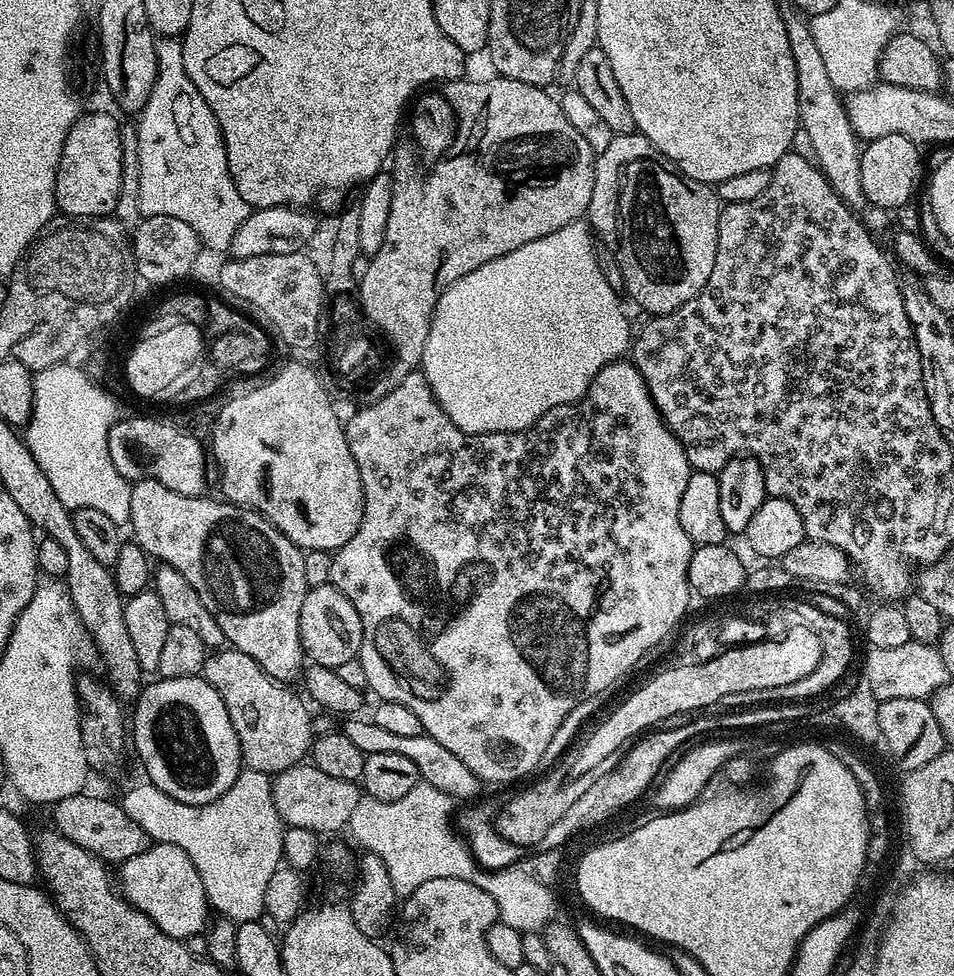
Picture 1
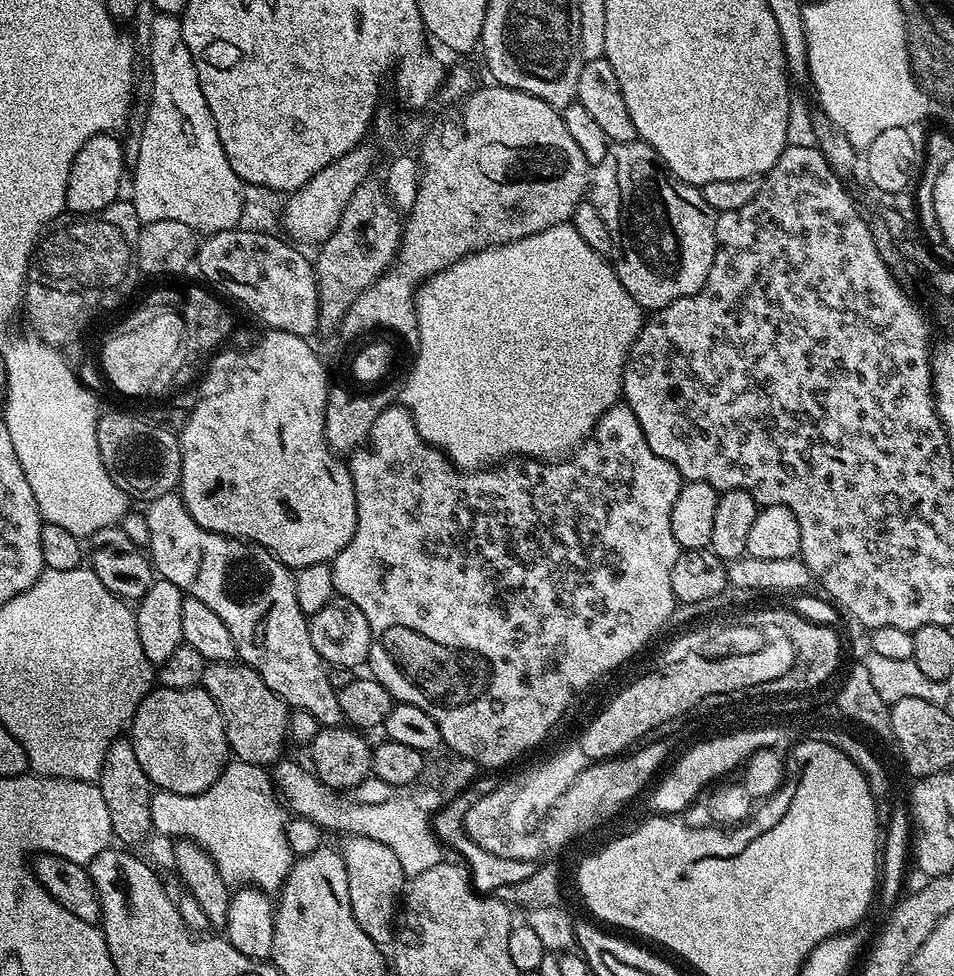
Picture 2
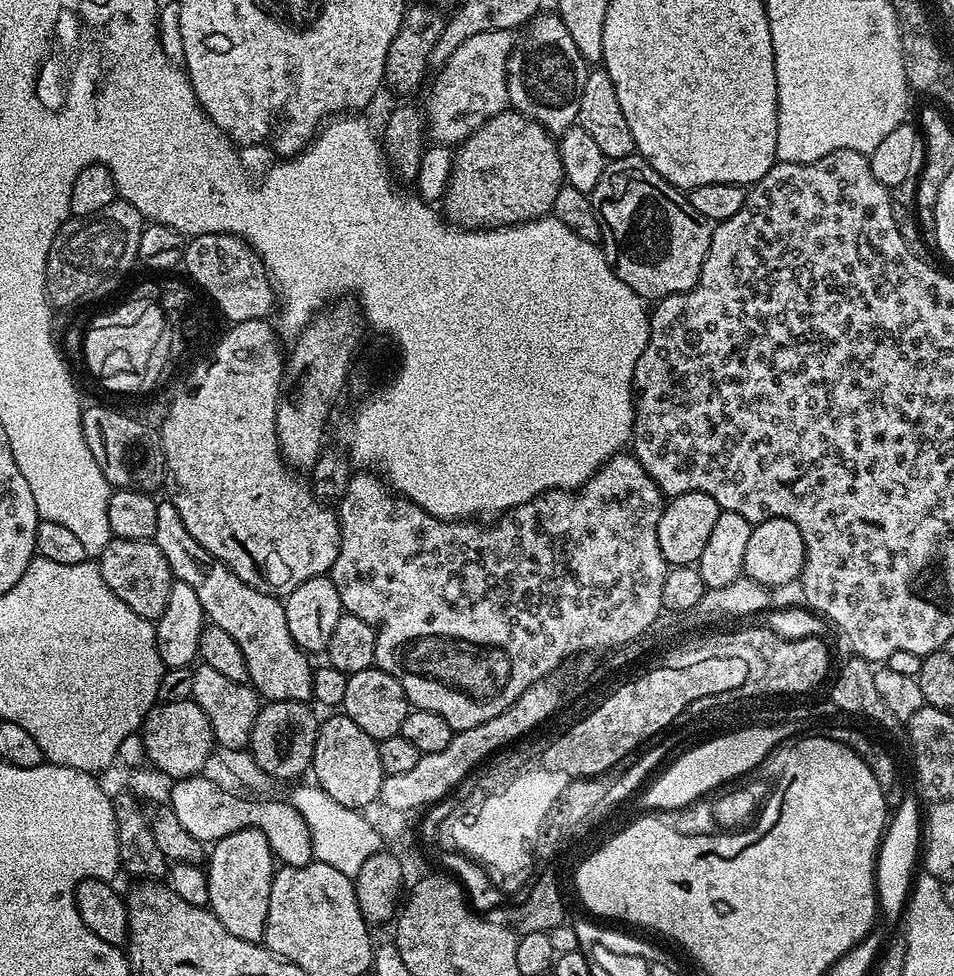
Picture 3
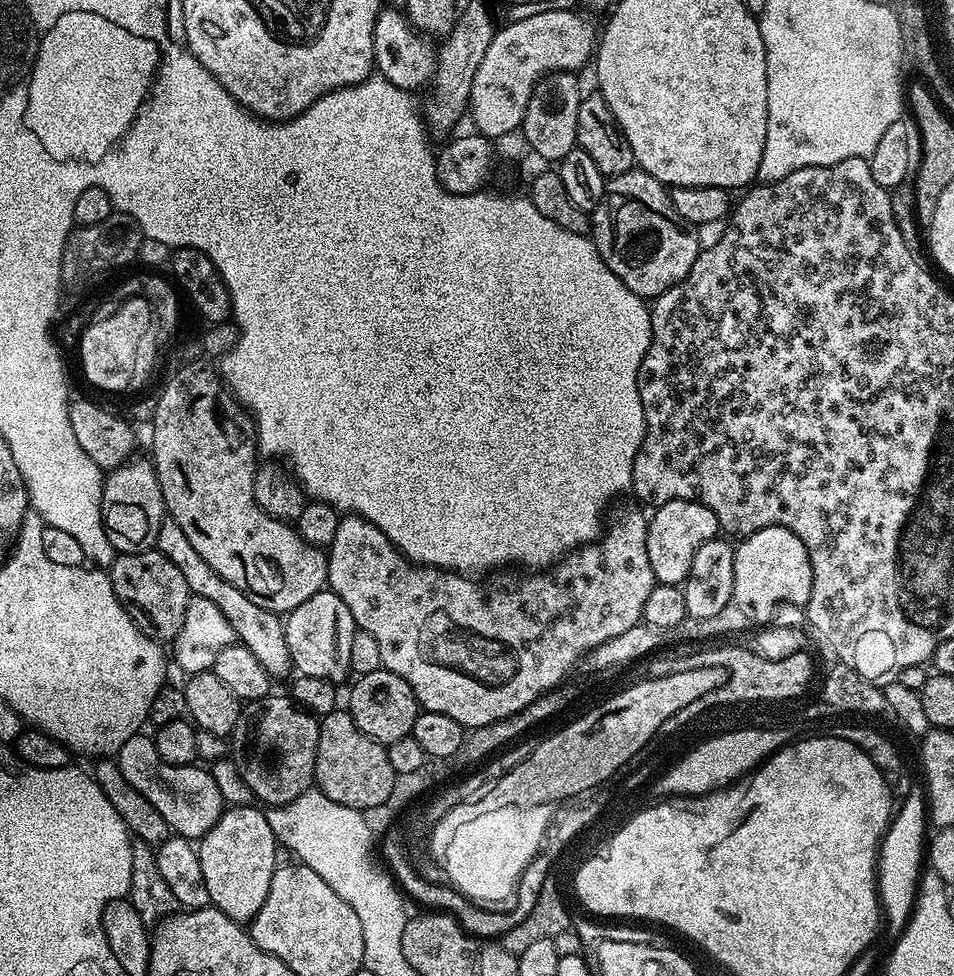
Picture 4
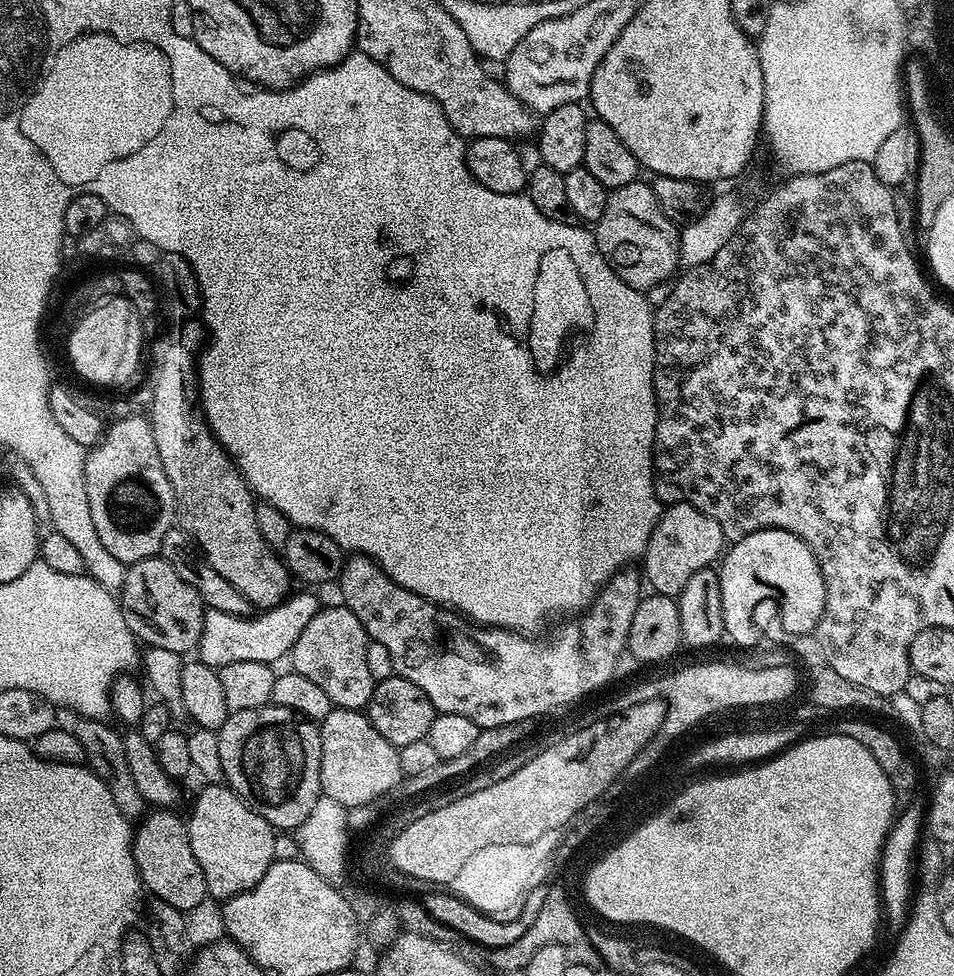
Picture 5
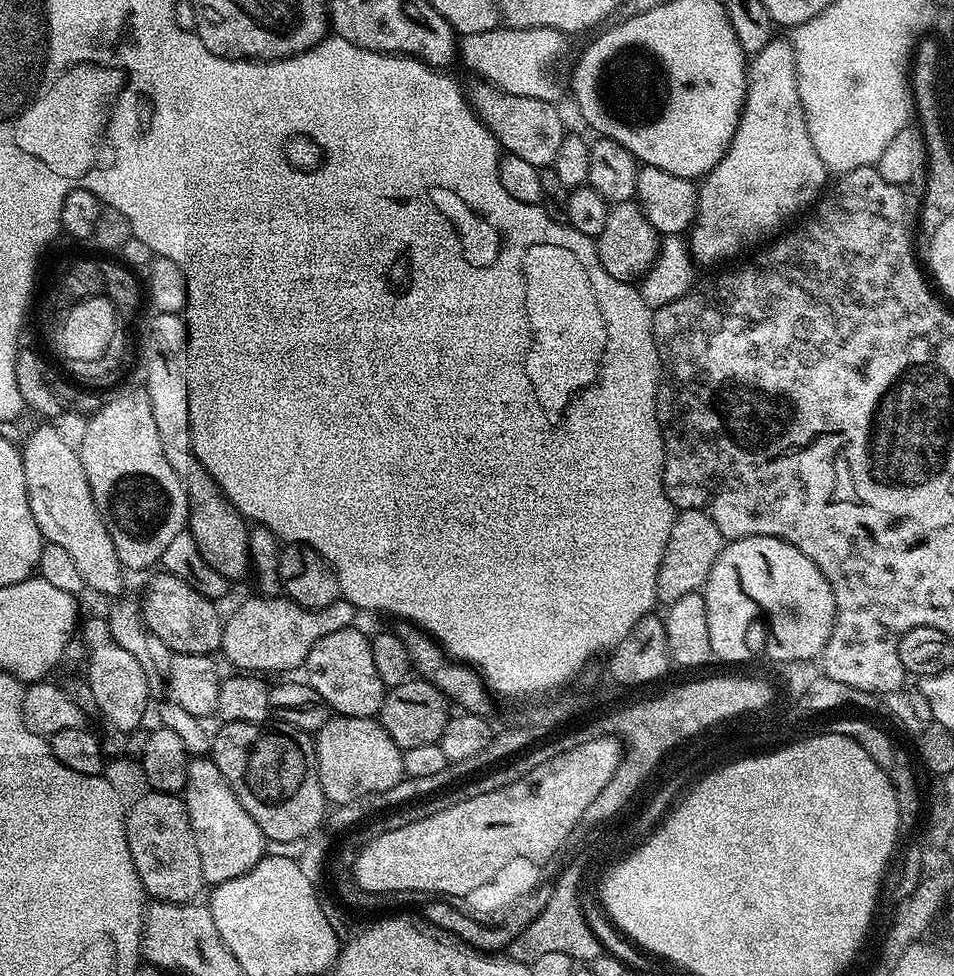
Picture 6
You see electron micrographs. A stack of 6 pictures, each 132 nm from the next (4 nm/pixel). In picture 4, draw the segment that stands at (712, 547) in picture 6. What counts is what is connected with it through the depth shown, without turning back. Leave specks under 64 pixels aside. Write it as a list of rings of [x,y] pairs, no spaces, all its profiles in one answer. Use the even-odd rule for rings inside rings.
[[[675,500],[666,502],[647,517],[648,533],[646,534],[646,554],[650,554],[650,570],[654,570],[657,584],[683,585],[692,573],[694,554],[698,546],[717,539],[721,531],[714,510],[710,510],[699,500]]]

